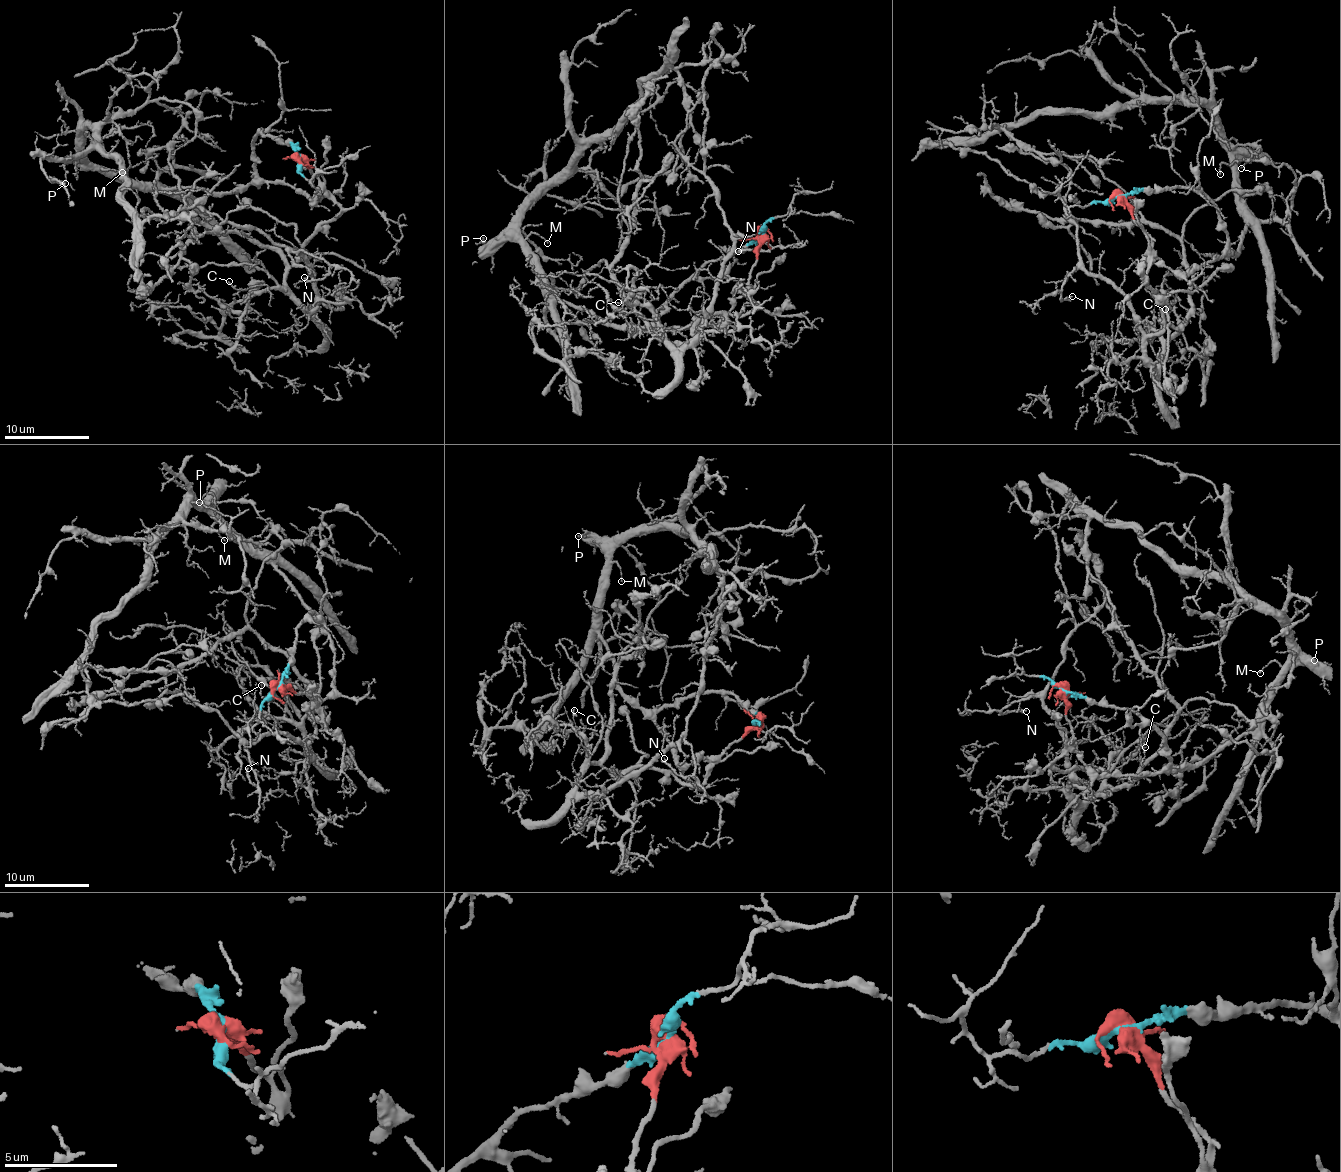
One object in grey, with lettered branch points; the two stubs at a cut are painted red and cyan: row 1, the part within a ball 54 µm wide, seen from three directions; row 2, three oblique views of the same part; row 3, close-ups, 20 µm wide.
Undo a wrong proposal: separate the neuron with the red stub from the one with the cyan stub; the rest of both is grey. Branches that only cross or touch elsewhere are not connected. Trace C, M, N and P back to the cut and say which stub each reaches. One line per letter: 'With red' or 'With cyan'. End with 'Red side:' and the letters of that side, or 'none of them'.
C: With red
M: With cyan
N: With red
P: With cyan
Red side: C, N

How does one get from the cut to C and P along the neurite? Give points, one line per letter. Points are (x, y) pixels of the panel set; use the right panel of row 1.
C: (1117, 197), (1150, 241), (1145, 285), (1157, 294), (1168, 324), (1180, 328), (1164, 338), (1158, 319), (1165, 308)
P: (1117, 198), (1190, 187), (1215, 206), (1235, 253), (1250, 211), (1237, 168), (1255, 154), (1240, 168)

